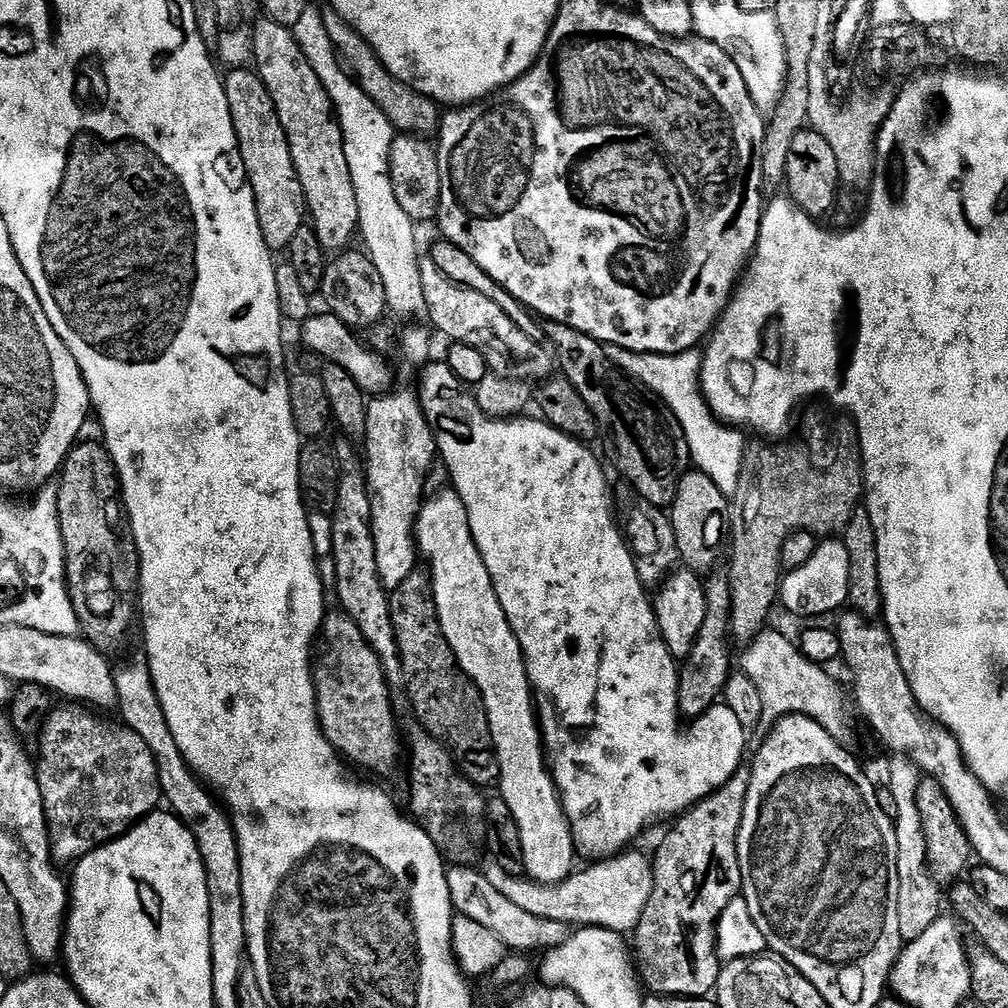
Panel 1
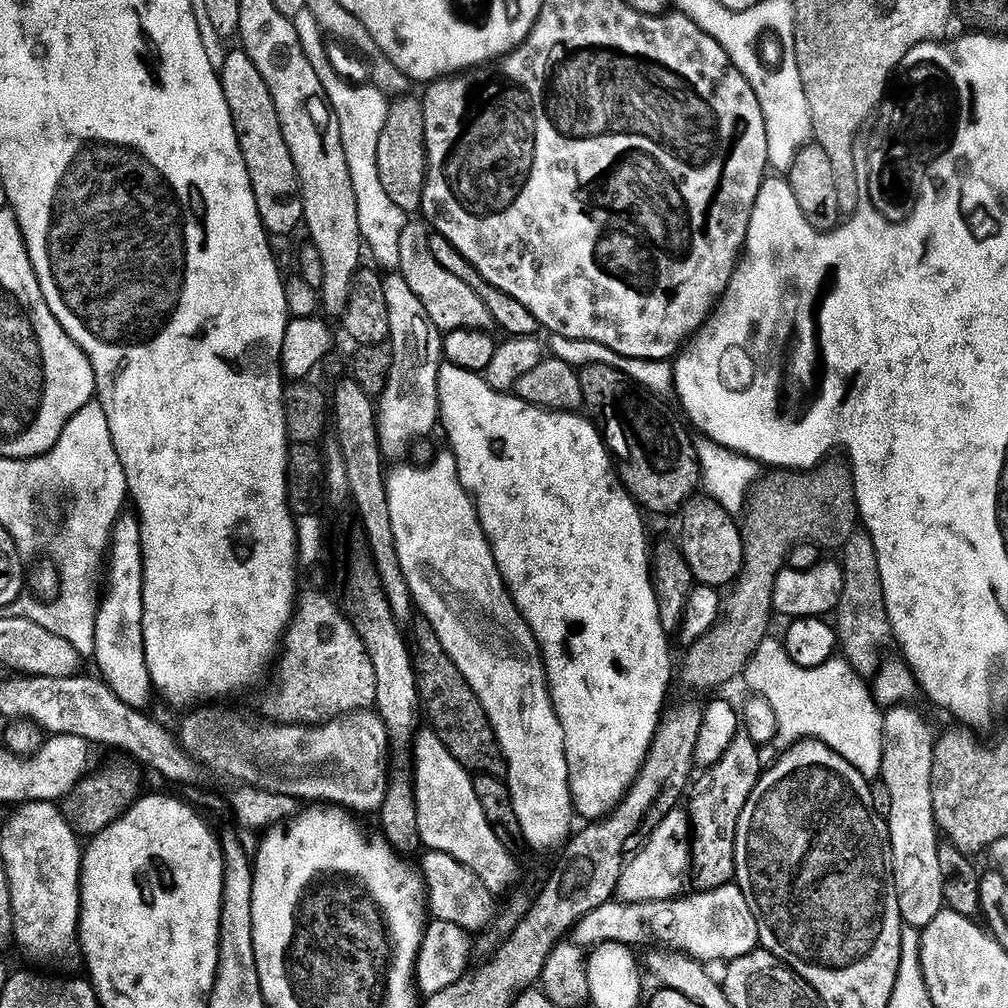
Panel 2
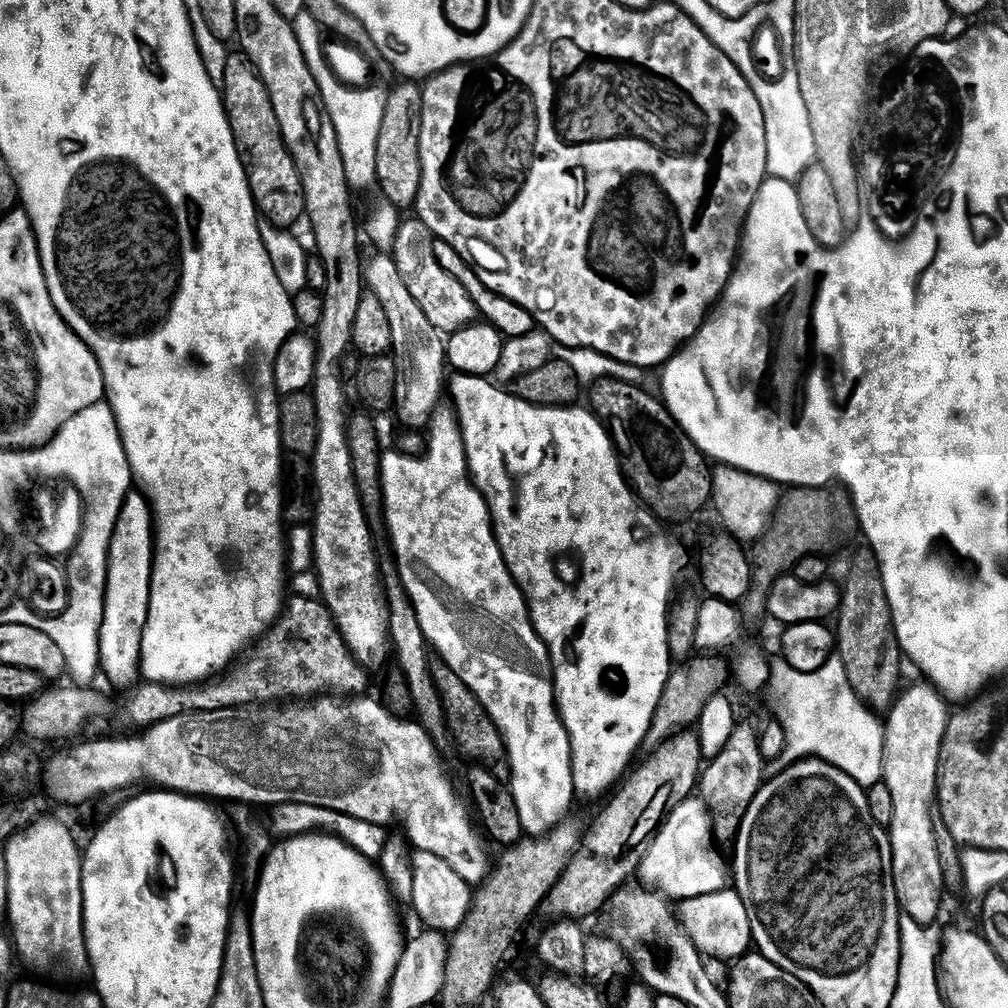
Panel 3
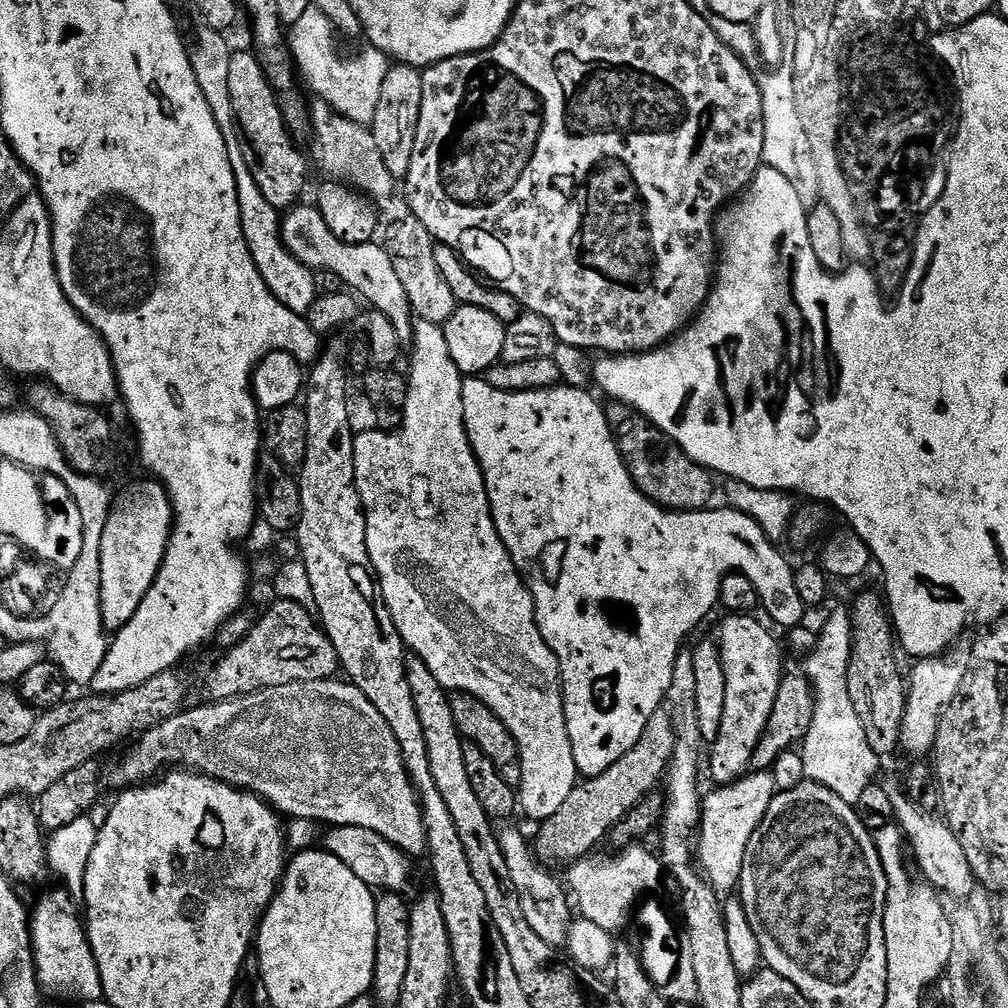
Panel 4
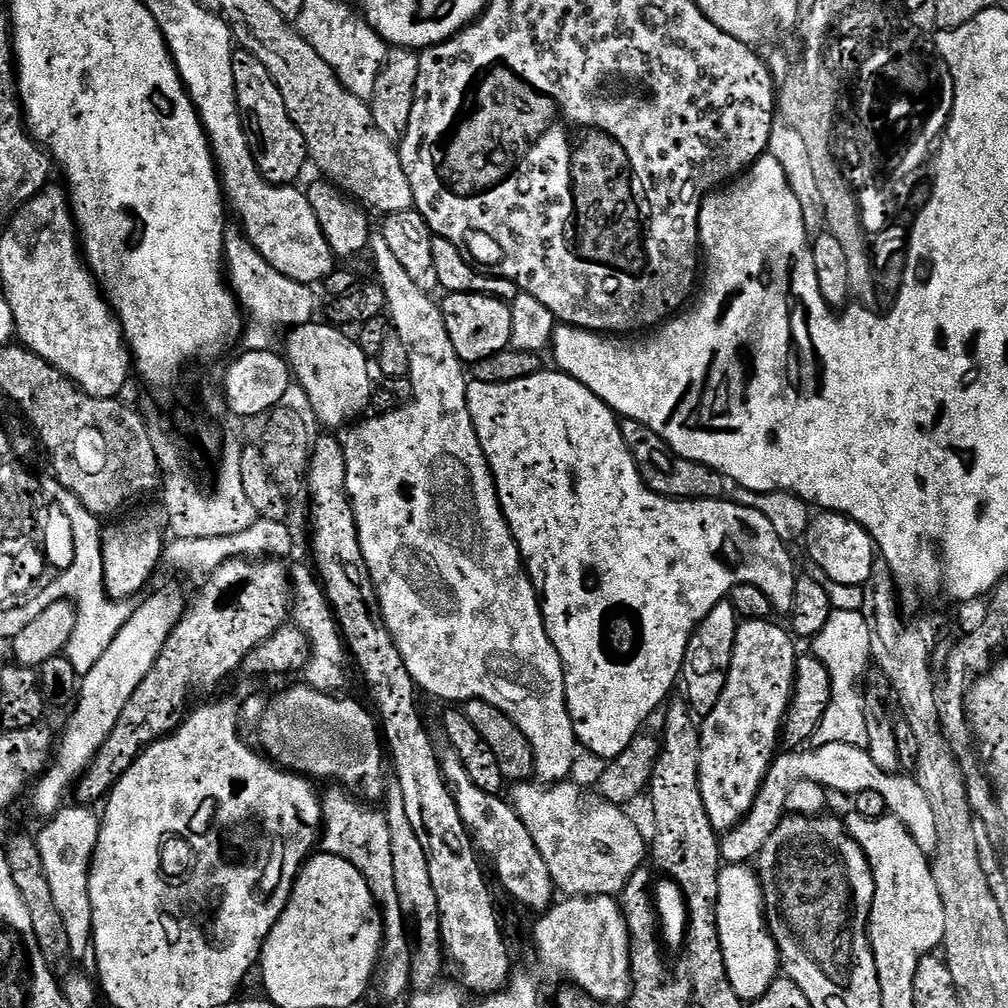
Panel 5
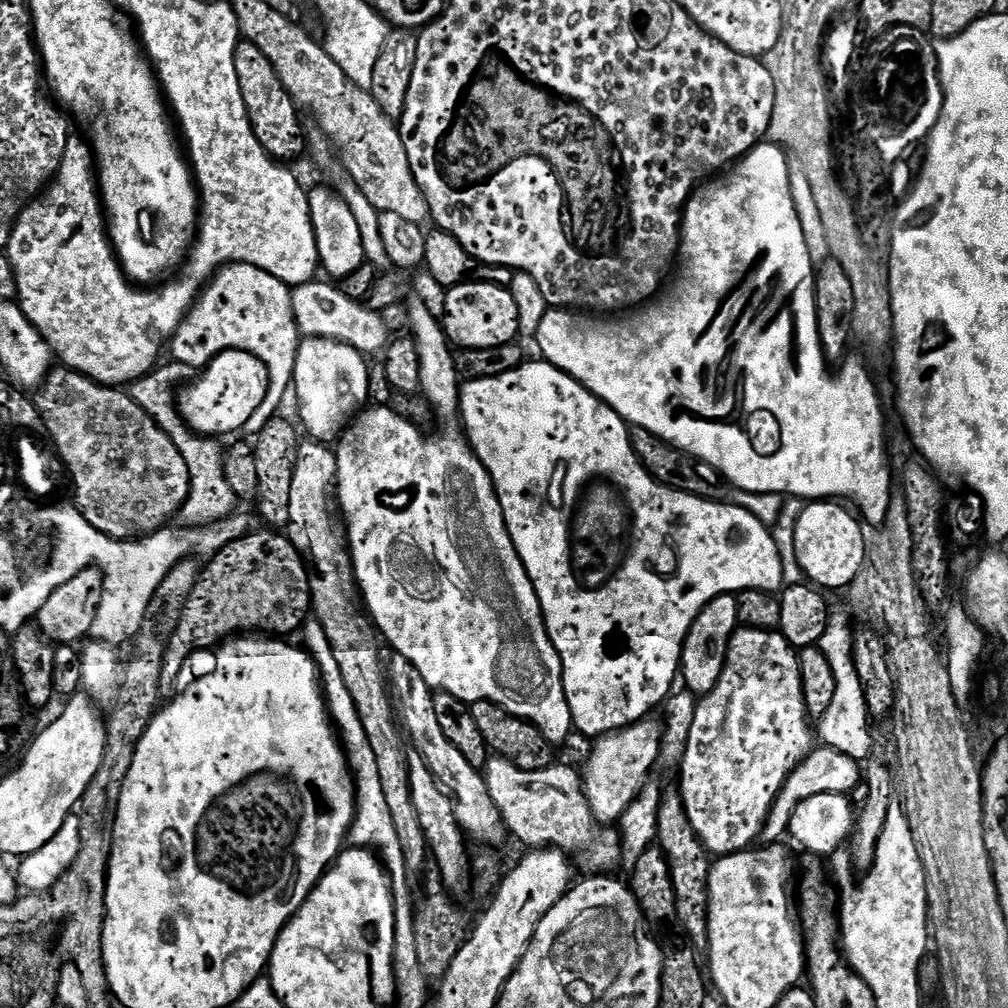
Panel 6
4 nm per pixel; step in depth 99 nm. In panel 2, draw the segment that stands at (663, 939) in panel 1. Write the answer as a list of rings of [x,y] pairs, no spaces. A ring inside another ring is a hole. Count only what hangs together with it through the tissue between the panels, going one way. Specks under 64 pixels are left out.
[[[738,734],[734,742],[726,750],[717,764],[711,765],[712,781],[705,786],[704,792],[700,792],[692,800],[690,807],[690,864],[696,867],[696,884],[700,892],[713,892],[716,888],[721,888],[724,884],[733,883],[736,875],[736,831],[738,822],[742,818],[742,810],[750,798],[752,791],[758,786],[762,775],[760,768],[761,749],[745,734]]]

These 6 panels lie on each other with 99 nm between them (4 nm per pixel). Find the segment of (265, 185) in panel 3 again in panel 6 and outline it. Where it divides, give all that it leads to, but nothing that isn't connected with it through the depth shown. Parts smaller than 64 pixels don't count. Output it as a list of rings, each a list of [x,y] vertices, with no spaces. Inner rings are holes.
[[[241,39],[234,54],[234,74],[242,90],[242,102],[246,102],[252,129],[258,142],[262,142],[266,154],[281,162],[292,162],[288,160],[298,159],[303,152],[305,155],[306,136],[304,140],[304,128],[300,125],[301,113],[290,94],[286,94],[286,86],[282,86],[282,78],[278,78],[274,66],[270,66],[266,54],[262,54],[262,50],[258,50],[258,46],[249,40]]]

